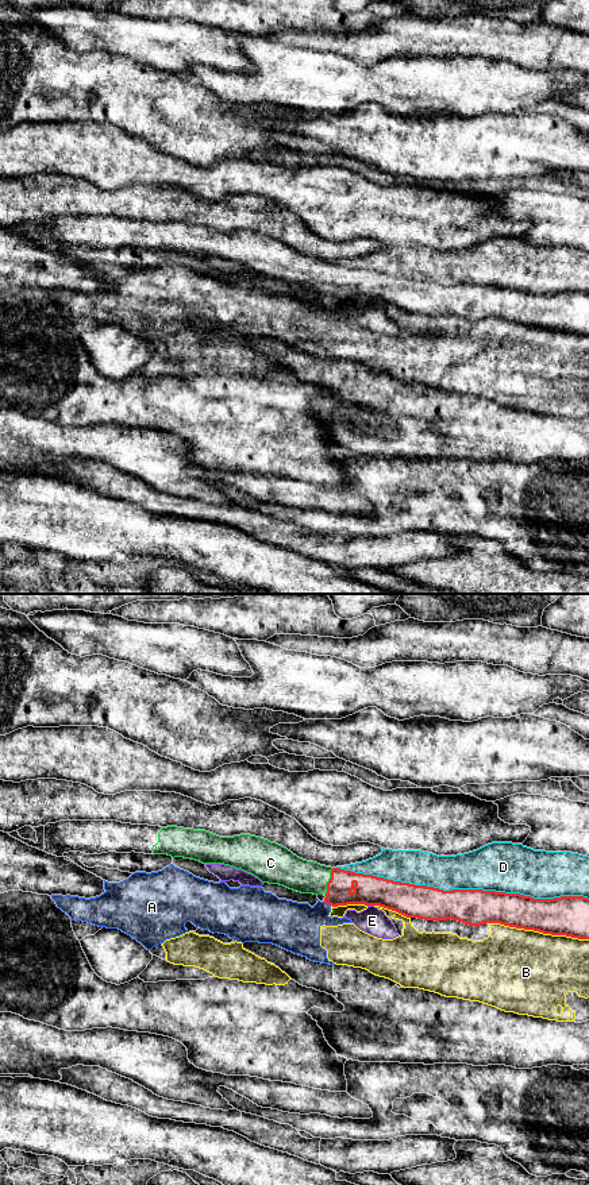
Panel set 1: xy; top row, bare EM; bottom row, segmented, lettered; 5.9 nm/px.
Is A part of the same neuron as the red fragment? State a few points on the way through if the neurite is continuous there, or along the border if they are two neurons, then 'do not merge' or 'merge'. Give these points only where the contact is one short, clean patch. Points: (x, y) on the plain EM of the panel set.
along xy (323, 297), (330, 301) | do not merge

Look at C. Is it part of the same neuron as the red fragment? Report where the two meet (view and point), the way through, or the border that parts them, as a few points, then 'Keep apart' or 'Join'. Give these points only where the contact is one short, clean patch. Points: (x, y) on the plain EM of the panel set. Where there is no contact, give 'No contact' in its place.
Touches red at xy (328, 277). Path across: xy (369, 285), (339, 282), (328, 277), (304, 271). Join

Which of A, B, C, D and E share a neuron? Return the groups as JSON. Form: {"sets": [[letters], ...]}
{"sets": [["A", "B"], ["C"], ["D"], ["E"]]}

